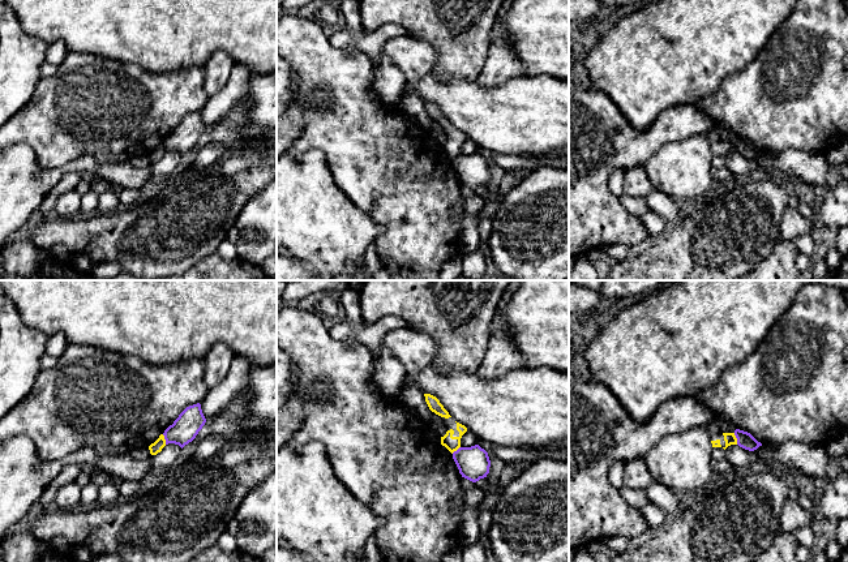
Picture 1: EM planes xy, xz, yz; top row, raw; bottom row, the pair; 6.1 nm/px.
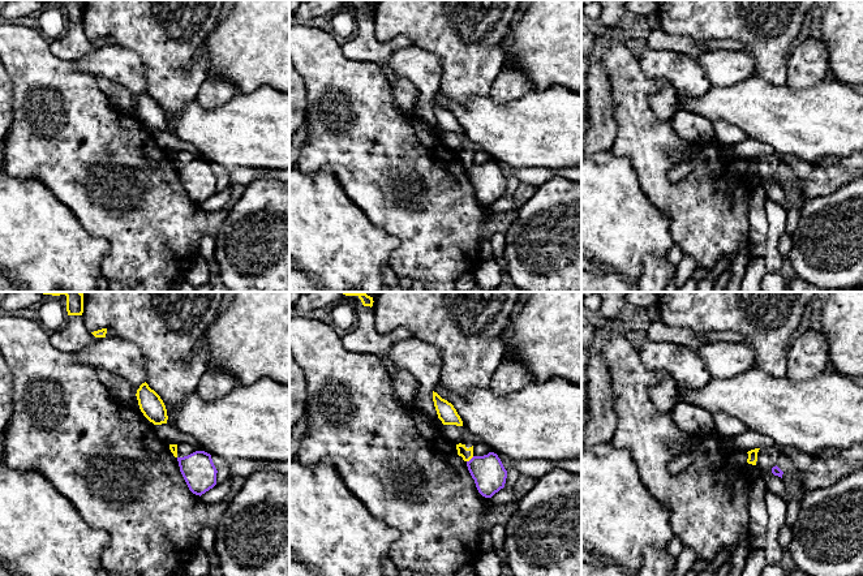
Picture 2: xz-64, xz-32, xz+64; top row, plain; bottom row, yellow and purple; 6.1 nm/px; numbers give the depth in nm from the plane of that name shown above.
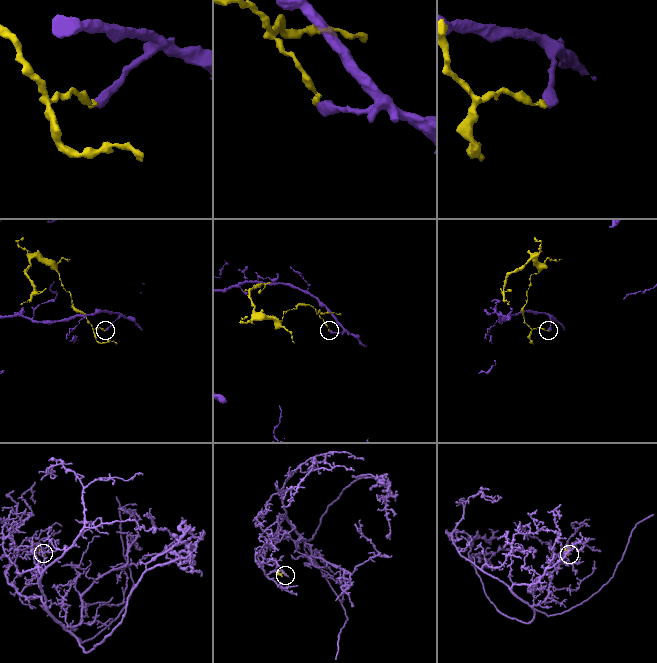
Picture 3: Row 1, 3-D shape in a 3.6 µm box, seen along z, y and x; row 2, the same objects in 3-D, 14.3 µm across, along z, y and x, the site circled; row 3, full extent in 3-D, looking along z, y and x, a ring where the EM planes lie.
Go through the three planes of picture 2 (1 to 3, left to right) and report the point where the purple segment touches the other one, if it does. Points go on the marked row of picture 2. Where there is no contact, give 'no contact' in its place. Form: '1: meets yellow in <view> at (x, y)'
1: no contact
2: meets yellow in xz-32 at (469, 459)
3: no contact

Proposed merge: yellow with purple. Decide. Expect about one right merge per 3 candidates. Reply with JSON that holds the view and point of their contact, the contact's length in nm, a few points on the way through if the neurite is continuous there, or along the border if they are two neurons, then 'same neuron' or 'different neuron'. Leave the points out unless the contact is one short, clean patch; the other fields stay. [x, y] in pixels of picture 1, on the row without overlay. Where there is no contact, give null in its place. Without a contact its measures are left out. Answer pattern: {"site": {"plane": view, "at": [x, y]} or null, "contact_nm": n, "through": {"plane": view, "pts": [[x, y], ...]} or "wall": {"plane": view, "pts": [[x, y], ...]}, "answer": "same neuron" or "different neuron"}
{"site": {"plane": "yz", "at": [736, 146]}, "contact_nm": 80, "wall": {"plane": "yz", "pts": [[733, 141], [737, 151]]}, "answer": "different neuron"}

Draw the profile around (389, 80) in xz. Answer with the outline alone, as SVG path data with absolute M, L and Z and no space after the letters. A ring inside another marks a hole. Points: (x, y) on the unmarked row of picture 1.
M384 53L373 63L374 90L385 104L398 106L406 86L404 73Z

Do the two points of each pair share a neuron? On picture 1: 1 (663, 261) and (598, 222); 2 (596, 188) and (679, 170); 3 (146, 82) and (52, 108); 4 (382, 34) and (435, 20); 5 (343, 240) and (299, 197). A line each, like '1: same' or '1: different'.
1: different
2: different
3: same
4: different
5: same

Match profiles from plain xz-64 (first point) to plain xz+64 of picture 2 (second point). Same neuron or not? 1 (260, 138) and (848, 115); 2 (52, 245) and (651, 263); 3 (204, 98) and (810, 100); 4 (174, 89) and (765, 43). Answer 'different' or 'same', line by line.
1: same
2: different
3: different
4: same

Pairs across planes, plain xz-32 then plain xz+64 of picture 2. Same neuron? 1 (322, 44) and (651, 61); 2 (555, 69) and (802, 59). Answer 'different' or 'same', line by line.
1: different
2: different

